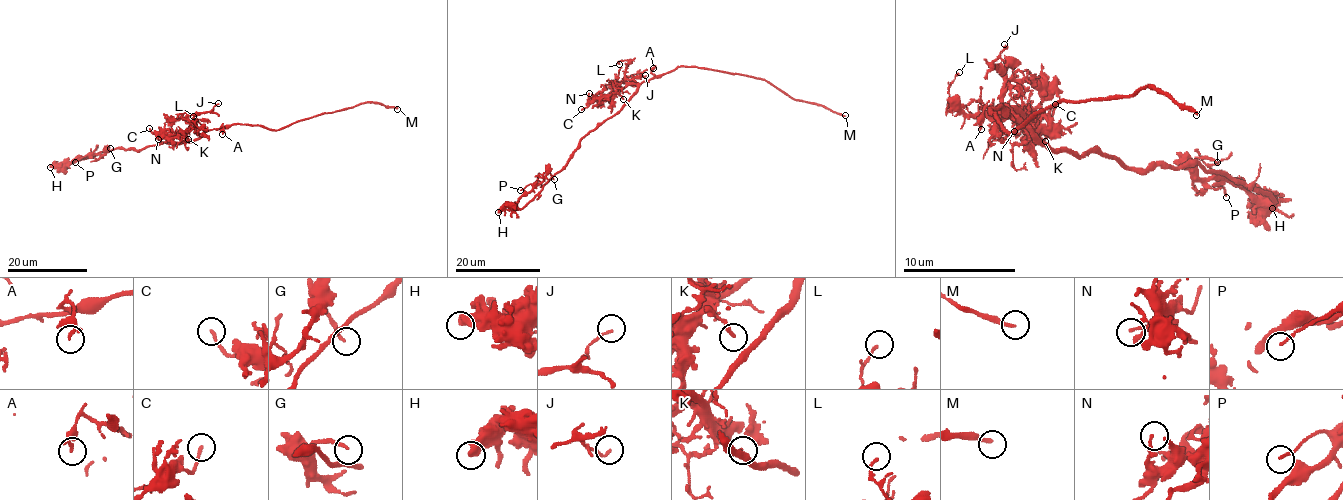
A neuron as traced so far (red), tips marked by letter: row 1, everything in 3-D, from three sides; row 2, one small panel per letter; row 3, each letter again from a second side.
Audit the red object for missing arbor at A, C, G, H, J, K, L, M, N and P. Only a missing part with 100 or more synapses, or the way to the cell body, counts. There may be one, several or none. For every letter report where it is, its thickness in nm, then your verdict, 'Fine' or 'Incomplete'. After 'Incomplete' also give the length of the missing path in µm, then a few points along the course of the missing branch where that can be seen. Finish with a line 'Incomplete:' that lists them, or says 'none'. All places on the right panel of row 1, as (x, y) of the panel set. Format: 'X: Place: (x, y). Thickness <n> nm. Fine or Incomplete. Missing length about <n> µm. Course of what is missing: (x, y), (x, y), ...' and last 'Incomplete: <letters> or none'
A: Place: (981, 129). Thickness 200 nm. Fine
C: Place: (1055, 104). Thickness 150 nm. Fine
G: Place: (1217, 162). Thickness 160 nm. Fine
H: Place: (1272, 208). Thickness 500 nm. Fine
J: Place: (1004, 44). Thickness 110 nm. Fine
K: Place: (1045, 141). Thickness 110 nm. Fine
L: Place: (959, 72). Thickness 120 nm. Fine
M: Place: (1196, 115). Thickness 200 nm. Incomplete. Missing length about 15 µm. Course of what is missing: (1196, 115), (1202, 115), (1228, 132), (1238, 134), (1248, 129), (1255, 134), (1258, 129)
N: Place: (1014, 131). Thickness 170 nm. Fine
P: Place: (1226, 197). Thickness 130 nm. Fine
Incomplete: M

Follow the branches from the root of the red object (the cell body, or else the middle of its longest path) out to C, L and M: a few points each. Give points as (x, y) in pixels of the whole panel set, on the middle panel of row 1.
C: (636, 90), (635, 84), (626, 84), (615, 95), (596, 97), (581, 109)
L: (636, 90), (636, 85), (625, 80), (627, 61), (620, 60), (619, 64)
M: (636, 90), (644, 81), (681, 66), (697, 66), (765, 79), (796, 100), (815, 102), (845, 115)

